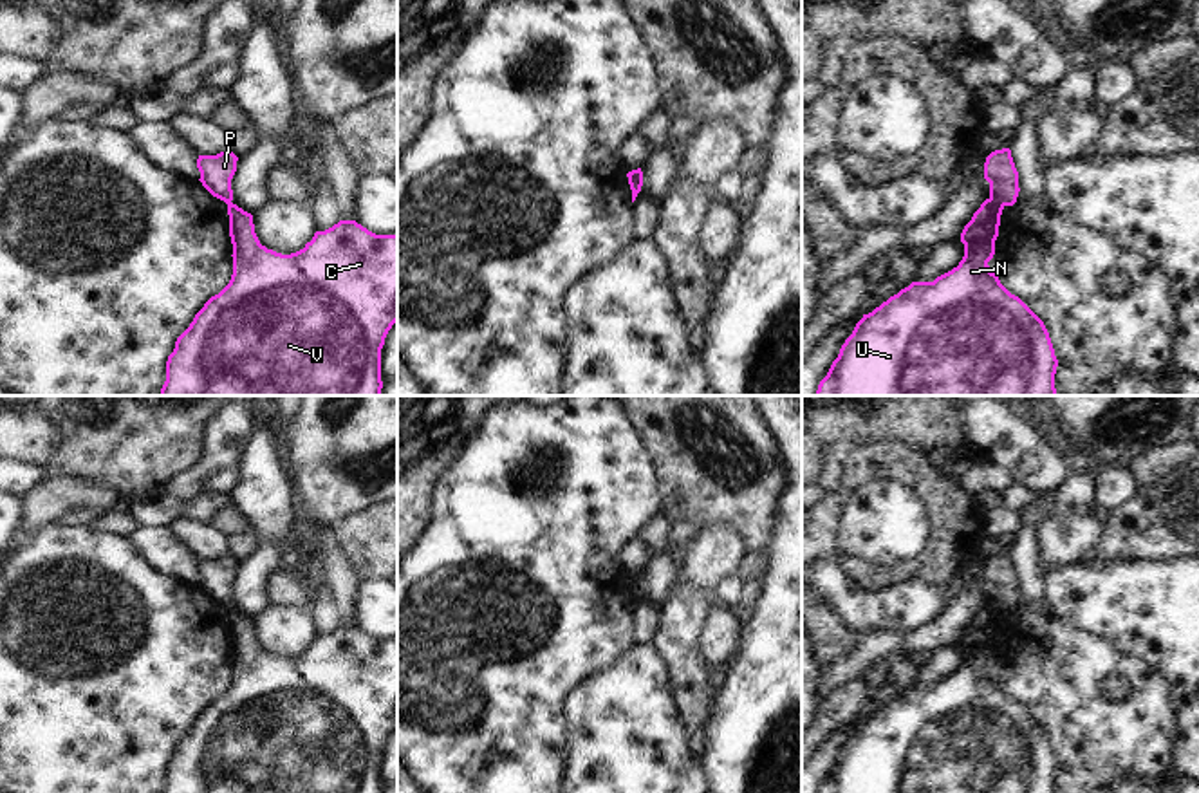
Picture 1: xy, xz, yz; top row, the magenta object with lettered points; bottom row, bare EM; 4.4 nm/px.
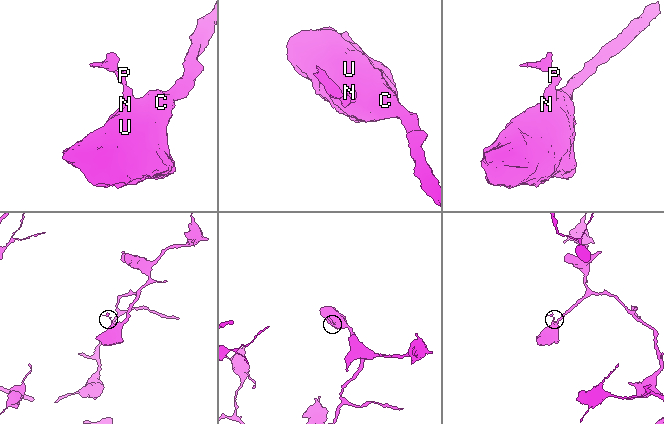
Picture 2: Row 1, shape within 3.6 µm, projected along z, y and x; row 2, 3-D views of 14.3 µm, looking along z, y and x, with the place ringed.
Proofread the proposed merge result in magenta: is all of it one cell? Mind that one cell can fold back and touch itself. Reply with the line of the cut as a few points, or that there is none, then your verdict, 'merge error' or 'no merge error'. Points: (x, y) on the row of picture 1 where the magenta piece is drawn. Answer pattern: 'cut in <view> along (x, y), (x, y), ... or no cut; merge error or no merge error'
cut in yz along (990, 195), (1003, 206); merge error

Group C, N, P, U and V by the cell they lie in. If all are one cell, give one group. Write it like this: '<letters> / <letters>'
C N U V / P

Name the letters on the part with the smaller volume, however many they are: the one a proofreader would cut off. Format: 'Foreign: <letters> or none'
Foreign: P

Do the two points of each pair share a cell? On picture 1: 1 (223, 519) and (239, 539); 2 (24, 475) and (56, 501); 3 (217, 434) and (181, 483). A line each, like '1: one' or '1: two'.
1: one
2: two
3: one

